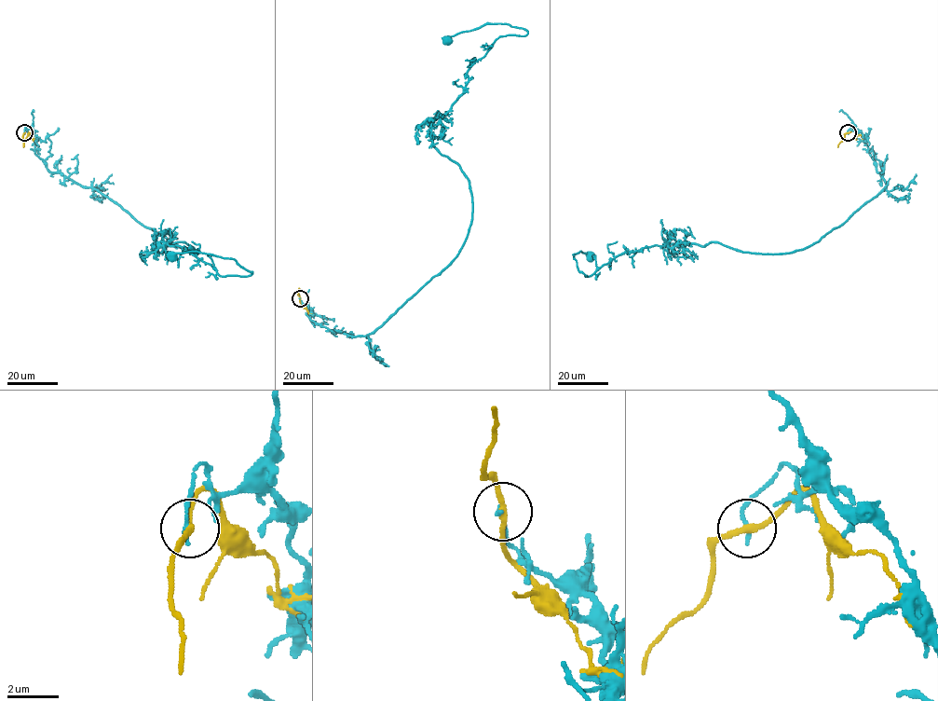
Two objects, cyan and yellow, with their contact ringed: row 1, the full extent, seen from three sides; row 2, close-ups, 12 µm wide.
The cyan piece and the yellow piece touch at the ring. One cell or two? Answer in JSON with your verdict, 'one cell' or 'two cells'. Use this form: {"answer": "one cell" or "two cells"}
{"answer": "two cells"}

